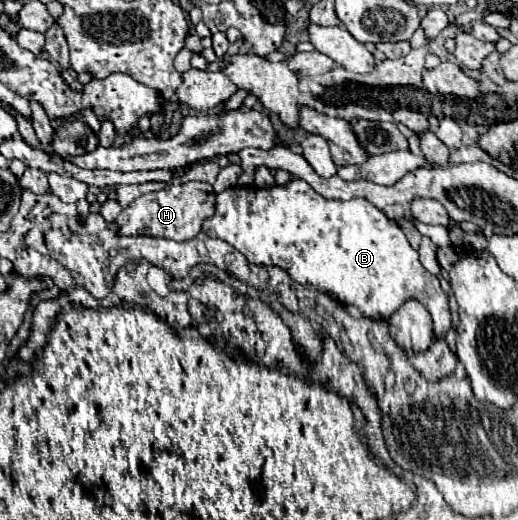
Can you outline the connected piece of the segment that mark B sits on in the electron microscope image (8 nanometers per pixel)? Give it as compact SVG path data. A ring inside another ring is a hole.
M299 178L289 180L285 186L273 186L259 192L259 196L257 190L233 186L217 194L215 214L203 222L201 230L207 236L219 238L237 248L251 264L283 268L295 282L309 284L321 294L335 298L339 304L357 306L365 318L387 320L403 302L415 298L431 312L433 324L439 324L439 338L445 338L447 330L451 328L449 298L441 288L439 278L421 266L419 254L415 248L411 248L403 230L365 198L353 198L349 202L327 200L315 194L315 190Z

